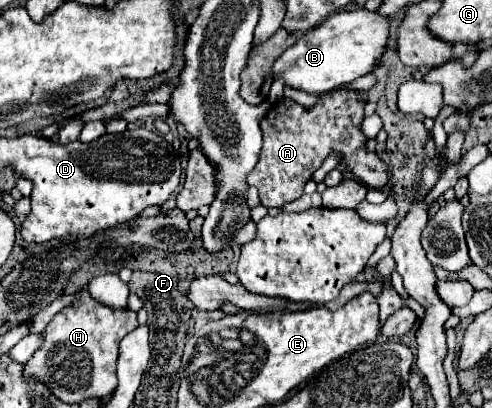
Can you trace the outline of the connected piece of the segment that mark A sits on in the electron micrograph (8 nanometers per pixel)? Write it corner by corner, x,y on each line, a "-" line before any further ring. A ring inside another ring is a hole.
330,91
320,95
314,107
302,107
296,101
280,99
272,105
270,113
262,121
264,147
262,155
248,175
248,185
258,187
260,201
264,207
282,207
294,199
302,197
304,183
320,167
330,151
340,151
344,163
362,183
382,189
388,183
388,169
378,159
378,155
364,149
366,137
360,133
360,123
364,119
364,99
356,91

